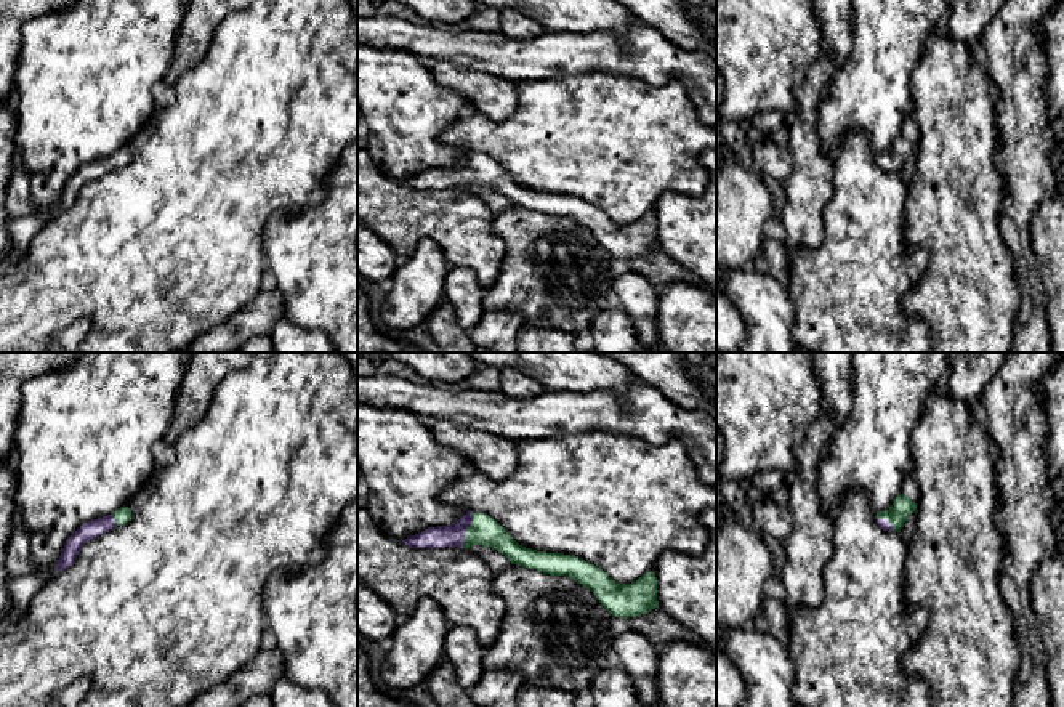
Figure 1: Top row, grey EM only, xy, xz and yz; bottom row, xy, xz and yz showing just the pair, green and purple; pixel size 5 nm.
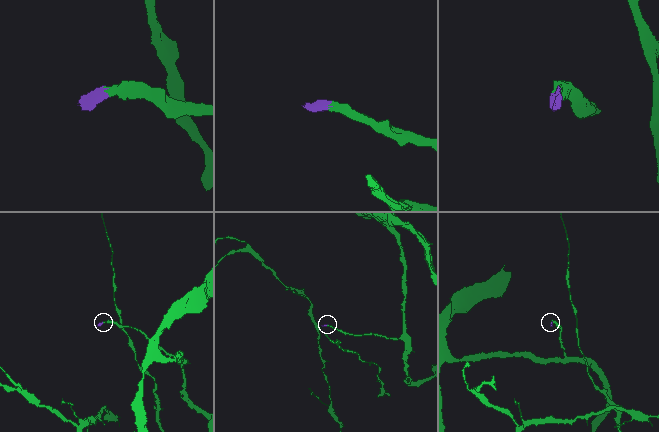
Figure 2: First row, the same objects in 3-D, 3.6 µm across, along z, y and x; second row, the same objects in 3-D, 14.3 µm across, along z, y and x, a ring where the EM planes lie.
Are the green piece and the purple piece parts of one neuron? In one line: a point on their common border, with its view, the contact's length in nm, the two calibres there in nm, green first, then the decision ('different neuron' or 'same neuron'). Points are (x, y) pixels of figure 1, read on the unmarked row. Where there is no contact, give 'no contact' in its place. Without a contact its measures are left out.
xz (467, 172) | 190 nm | 150/120 nm | same neuron

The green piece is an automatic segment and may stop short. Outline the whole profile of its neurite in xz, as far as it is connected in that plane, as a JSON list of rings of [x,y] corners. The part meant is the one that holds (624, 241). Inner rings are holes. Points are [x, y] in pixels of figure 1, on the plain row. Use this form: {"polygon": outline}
{"polygon": [[[466,152],[457,164],[428,168],[402,181],[413,189],[444,189],[473,186],[490,188],[511,205],[537,210],[550,216],[569,216],[590,229],[599,244],[617,258],[635,258],[659,248],[657,218],[646,213],[636,223],[617,224],[594,205],[564,194],[546,194],[519,186],[503,167],[484,154]]]}

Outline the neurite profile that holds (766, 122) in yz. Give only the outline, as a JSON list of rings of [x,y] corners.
[[[764,111],[756,114],[750,125],[756,127],[764,138],[769,138],[769,135],[785,125],[785,114],[779,111]]]

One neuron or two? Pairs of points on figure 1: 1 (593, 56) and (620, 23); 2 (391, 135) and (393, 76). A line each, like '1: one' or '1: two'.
1: two
2: one

